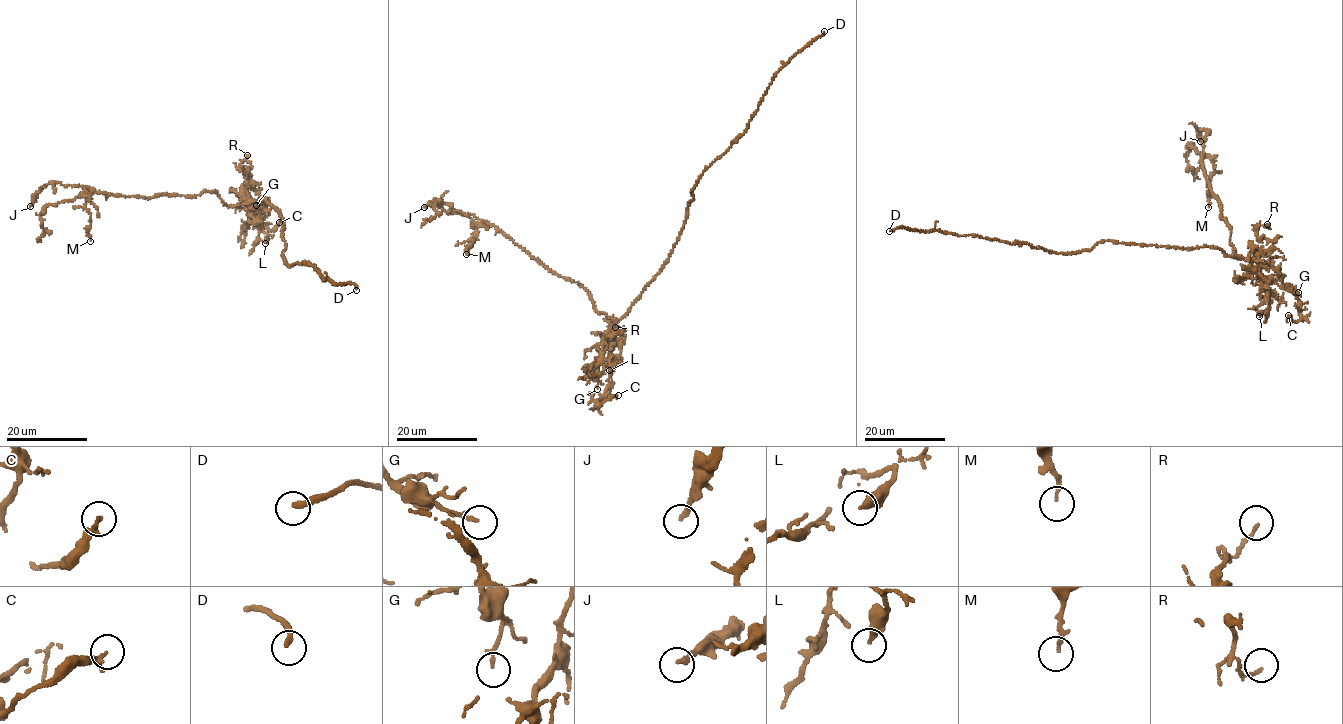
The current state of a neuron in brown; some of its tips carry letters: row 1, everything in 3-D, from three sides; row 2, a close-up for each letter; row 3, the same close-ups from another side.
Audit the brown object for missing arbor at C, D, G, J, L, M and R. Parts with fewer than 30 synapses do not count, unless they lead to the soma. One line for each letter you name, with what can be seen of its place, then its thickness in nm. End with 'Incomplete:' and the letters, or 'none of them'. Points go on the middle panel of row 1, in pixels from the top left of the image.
D: Place: (824, 31). Thickness 240 nm
Incomplete: D

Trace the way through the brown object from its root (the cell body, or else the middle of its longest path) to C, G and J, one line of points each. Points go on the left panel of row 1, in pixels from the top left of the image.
C: (272, 206), (264, 196), (258, 201), (245, 200), (254, 205), (265, 204), (262, 224), (268, 230), (279, 222)
G: (272, 206), (264, 196), (250, 201), (246, 199), (248, 195), (249, 209), (256, 205)
J: (272, 206), (264, 196), (229, 205), (211, 191), (145, 198), (57, 182), (44, 185), (30, 206)

